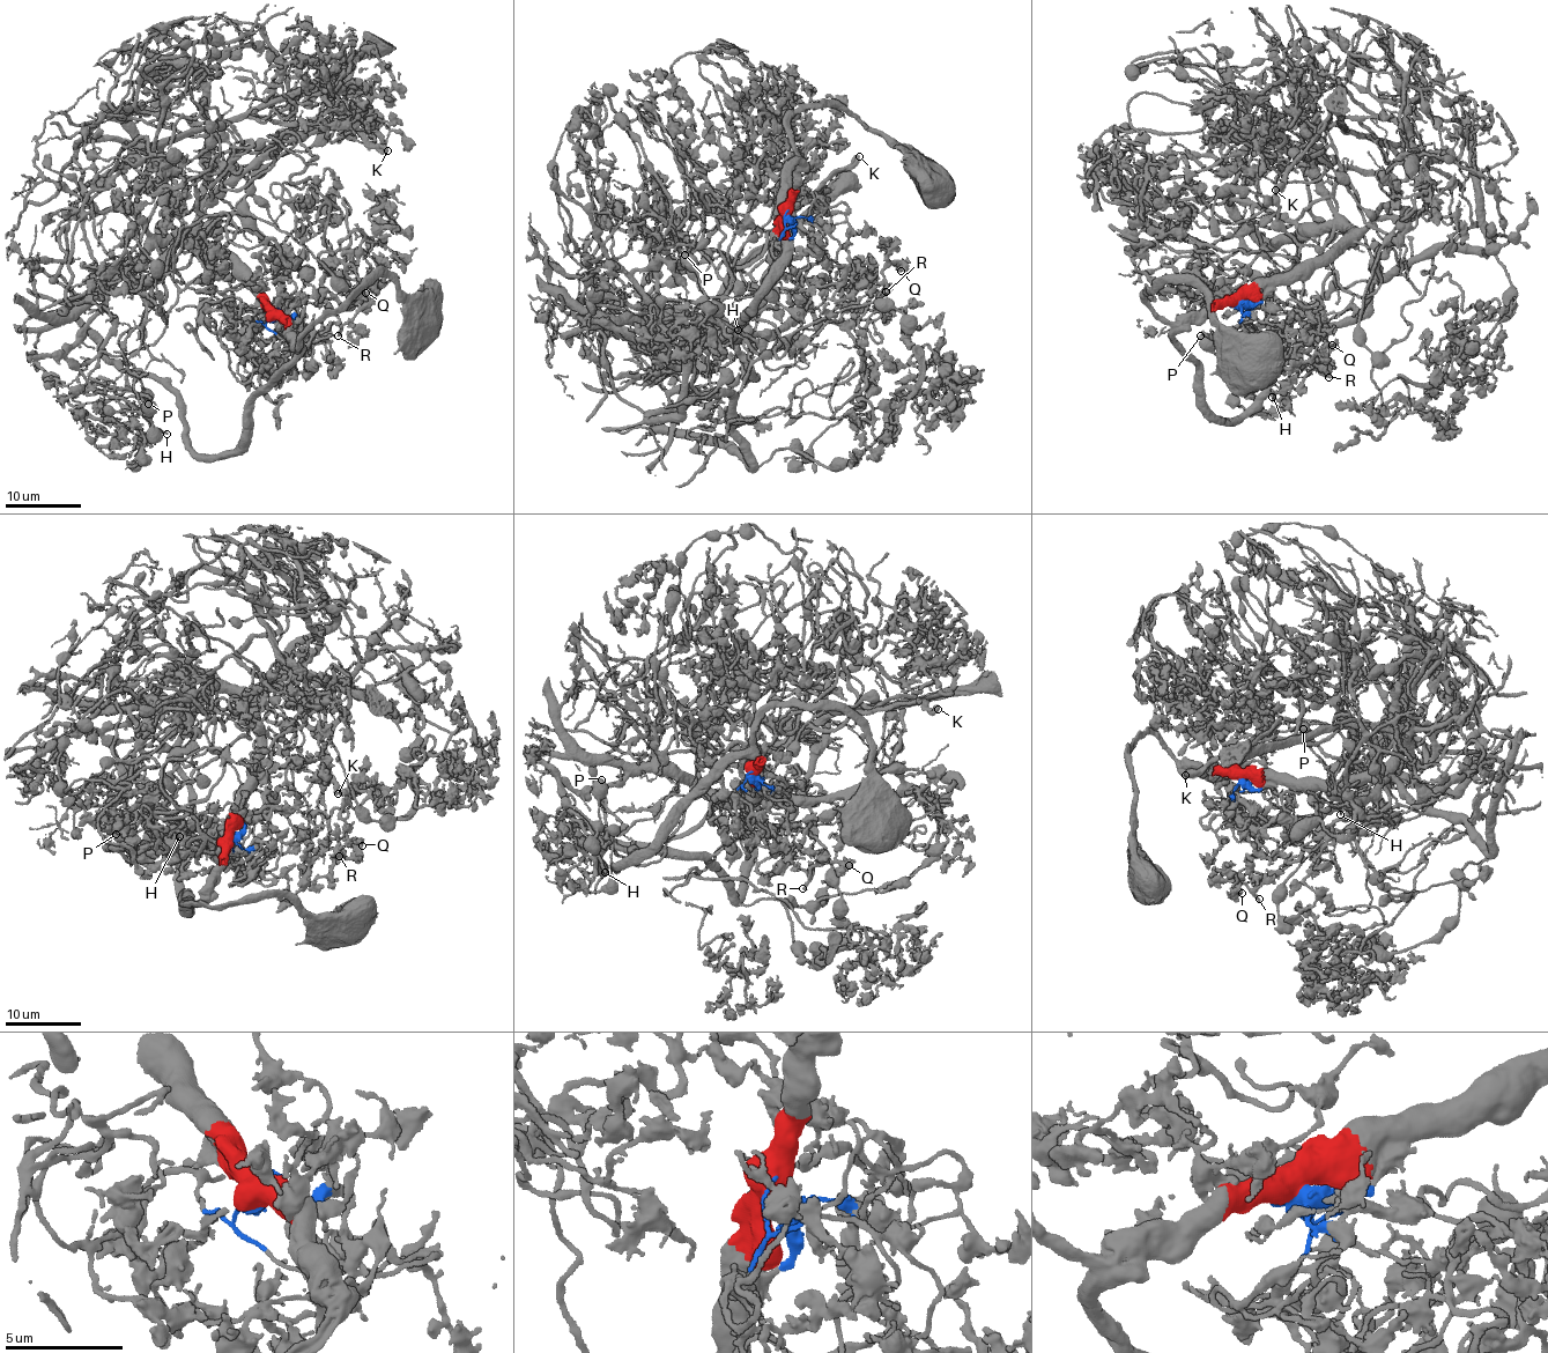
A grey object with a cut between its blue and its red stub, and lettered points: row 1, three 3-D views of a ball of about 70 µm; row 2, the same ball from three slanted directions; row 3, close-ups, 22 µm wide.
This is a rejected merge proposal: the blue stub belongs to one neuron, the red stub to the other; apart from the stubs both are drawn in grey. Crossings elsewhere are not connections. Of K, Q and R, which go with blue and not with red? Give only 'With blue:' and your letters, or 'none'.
With blue: K, Q, R

